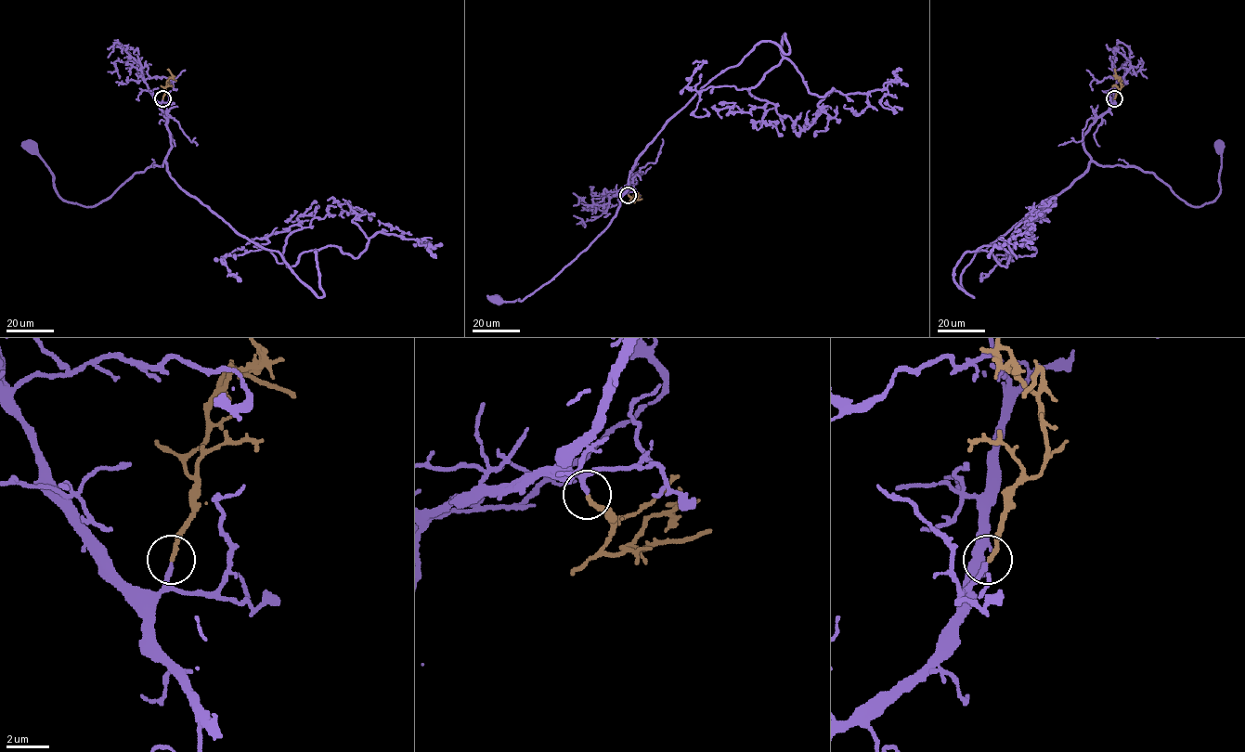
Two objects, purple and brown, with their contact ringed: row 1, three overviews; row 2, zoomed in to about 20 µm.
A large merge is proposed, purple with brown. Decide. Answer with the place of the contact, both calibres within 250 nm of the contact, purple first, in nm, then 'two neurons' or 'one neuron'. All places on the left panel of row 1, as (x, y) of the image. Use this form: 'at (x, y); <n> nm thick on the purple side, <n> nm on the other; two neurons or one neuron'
at (162, 98); 200 nm thick on the purple side, 200 nm on the other; one neuron

